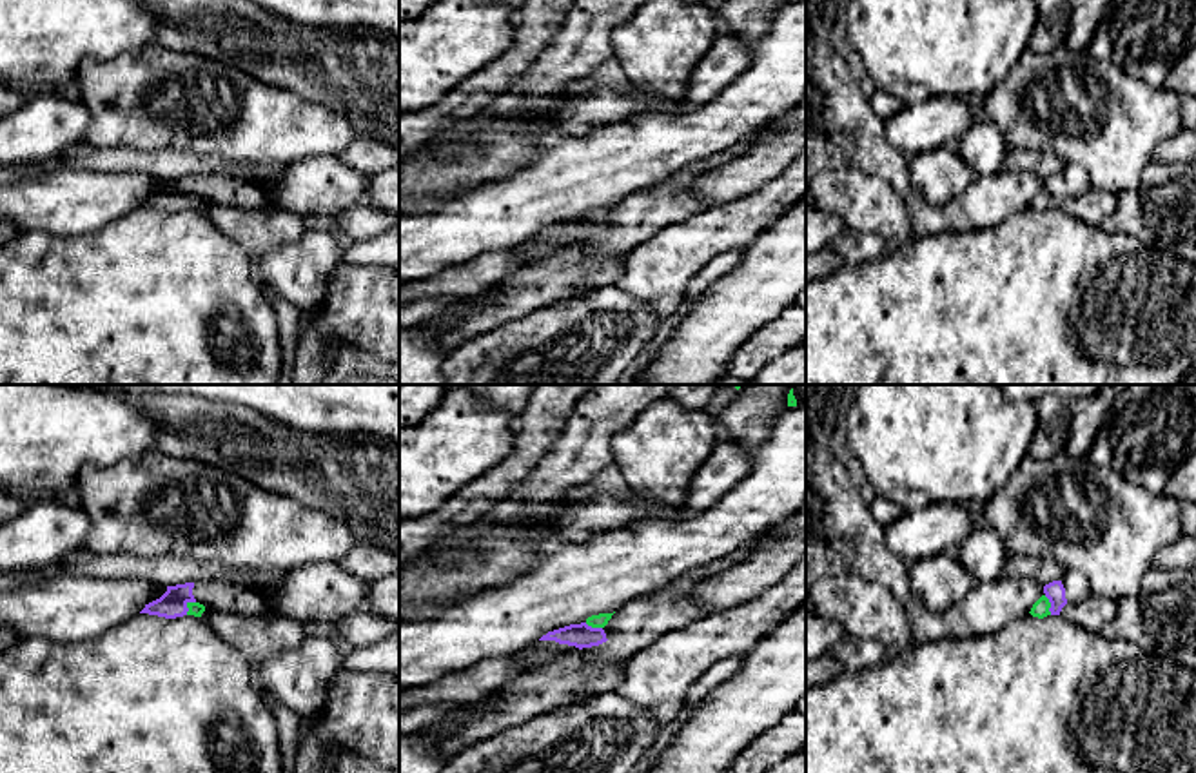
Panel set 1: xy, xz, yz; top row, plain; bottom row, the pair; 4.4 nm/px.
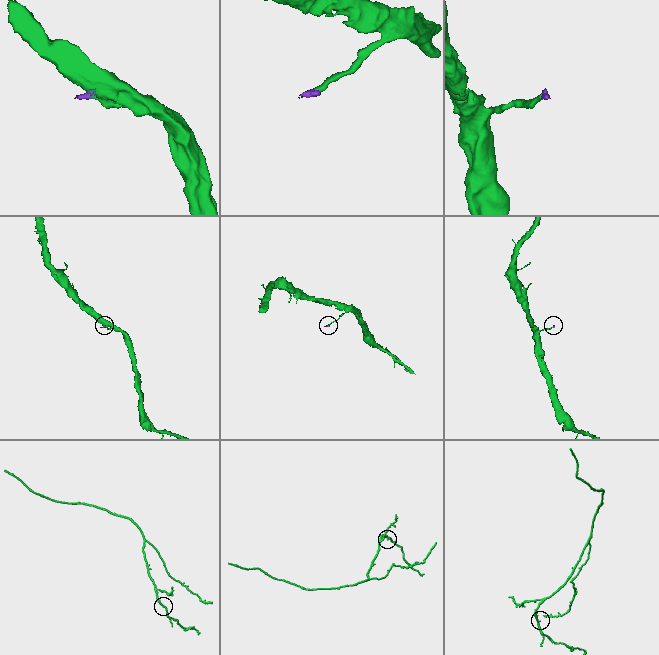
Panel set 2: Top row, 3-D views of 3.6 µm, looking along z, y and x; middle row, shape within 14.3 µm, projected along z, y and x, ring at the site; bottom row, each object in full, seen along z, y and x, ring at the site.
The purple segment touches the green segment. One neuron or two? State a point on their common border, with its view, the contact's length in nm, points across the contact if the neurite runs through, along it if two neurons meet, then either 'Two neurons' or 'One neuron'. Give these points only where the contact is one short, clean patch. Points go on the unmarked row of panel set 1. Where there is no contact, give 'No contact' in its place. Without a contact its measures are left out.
Touches purple at xy (186, 200). Shared border 80 nm. Path across: xy (173, 196), (186, 200), (195, 202). One neuron

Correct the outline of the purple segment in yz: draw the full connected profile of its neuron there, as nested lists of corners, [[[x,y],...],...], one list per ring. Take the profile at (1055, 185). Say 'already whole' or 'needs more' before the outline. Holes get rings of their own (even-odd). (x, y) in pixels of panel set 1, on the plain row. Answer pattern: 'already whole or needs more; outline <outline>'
needs more; outline [[[1053,174],[1044,180],[1044,189],[1033,198],[1029,207],[1038,212],[1047,209],[1060,209],[1065,198],[1067,192],[1062,174]]]

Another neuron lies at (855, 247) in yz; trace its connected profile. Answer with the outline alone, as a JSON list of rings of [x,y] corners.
[[[844,229],[831,243],[831,249],[846,265],[855,267],[884,256],[887,252],[887,241],[873,232]]]

